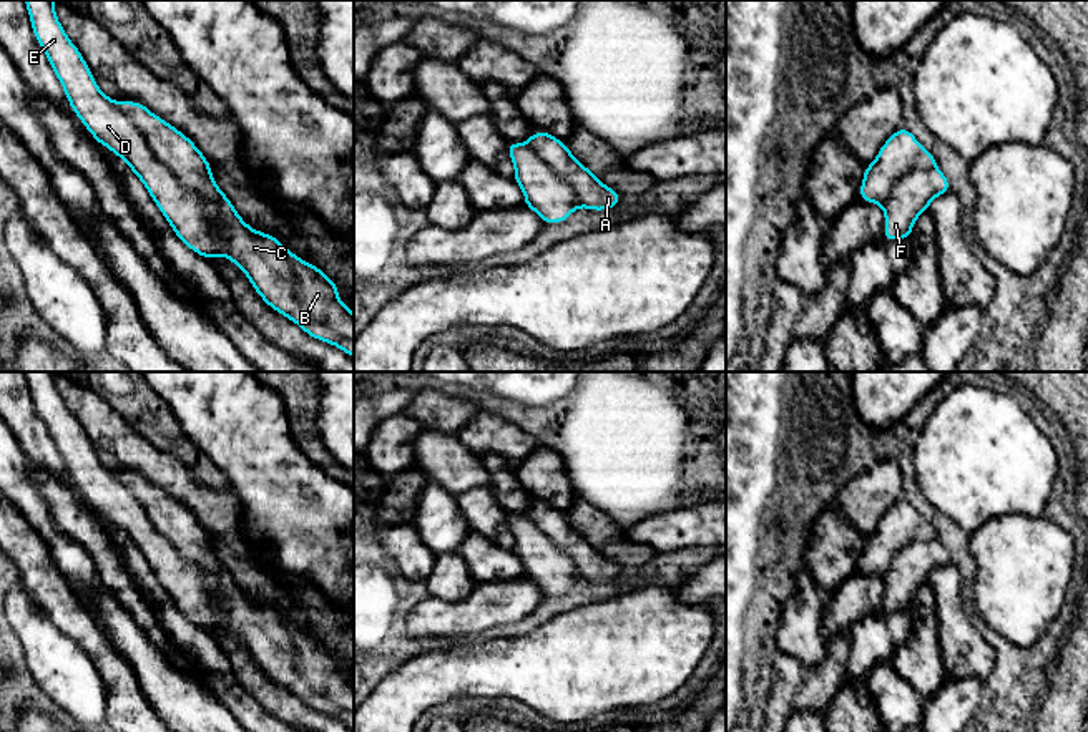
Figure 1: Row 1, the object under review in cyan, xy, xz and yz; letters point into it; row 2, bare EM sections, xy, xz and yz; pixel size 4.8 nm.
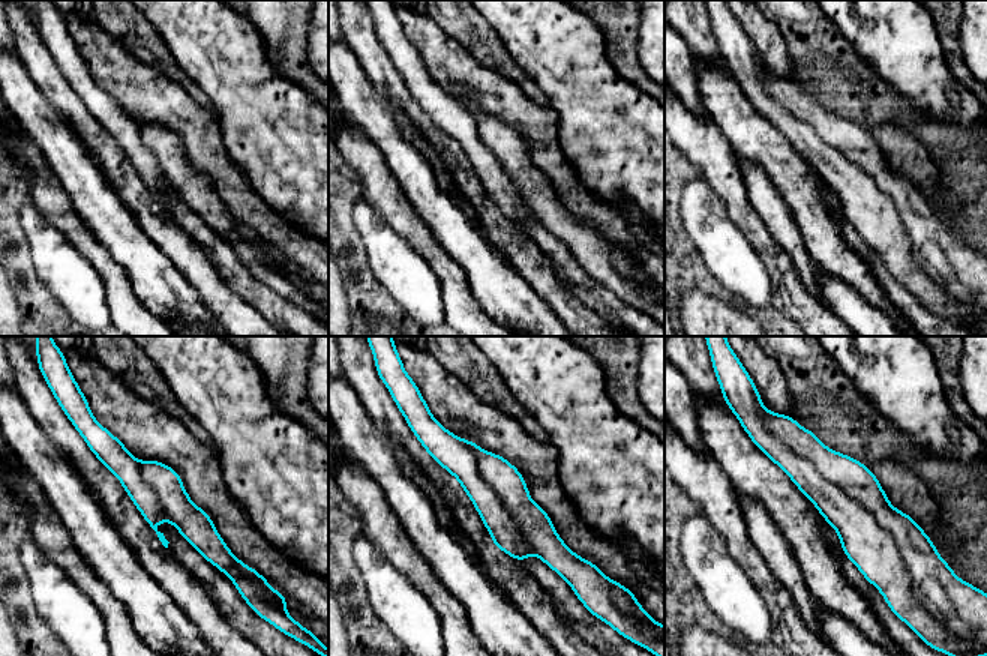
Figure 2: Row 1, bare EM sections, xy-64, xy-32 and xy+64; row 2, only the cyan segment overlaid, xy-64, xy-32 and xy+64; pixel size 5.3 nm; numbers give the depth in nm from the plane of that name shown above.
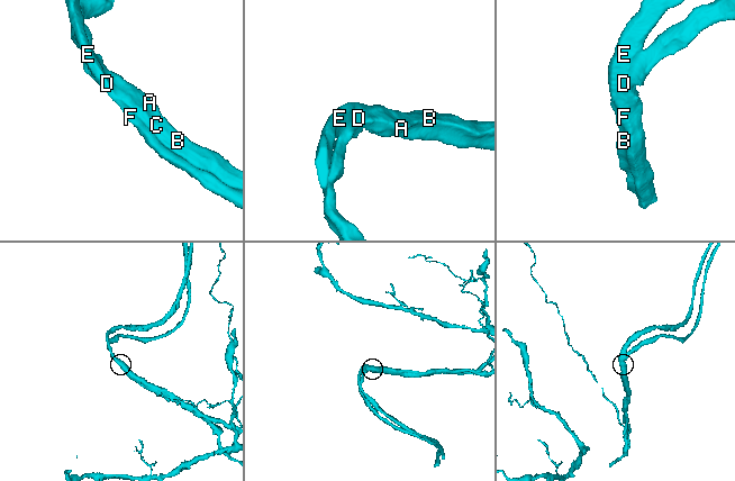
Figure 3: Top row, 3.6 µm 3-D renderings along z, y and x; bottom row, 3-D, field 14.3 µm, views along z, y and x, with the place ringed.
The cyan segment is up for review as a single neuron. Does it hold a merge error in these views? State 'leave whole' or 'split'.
split

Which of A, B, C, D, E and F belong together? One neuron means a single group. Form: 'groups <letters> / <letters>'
groups A B C / D E F

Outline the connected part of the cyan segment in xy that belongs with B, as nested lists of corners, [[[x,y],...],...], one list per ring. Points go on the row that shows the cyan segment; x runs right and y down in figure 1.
[[[116,101],[116,106],[184,188],[216,204],[224,256],[246,274],[257,295],[309,337],[339,347],[354,359],[354,312],[339,299],[339,284],[316,264],[287,251],[277,237],[246,224],[213,179],[209,161],[191,138],[140,101]]]

